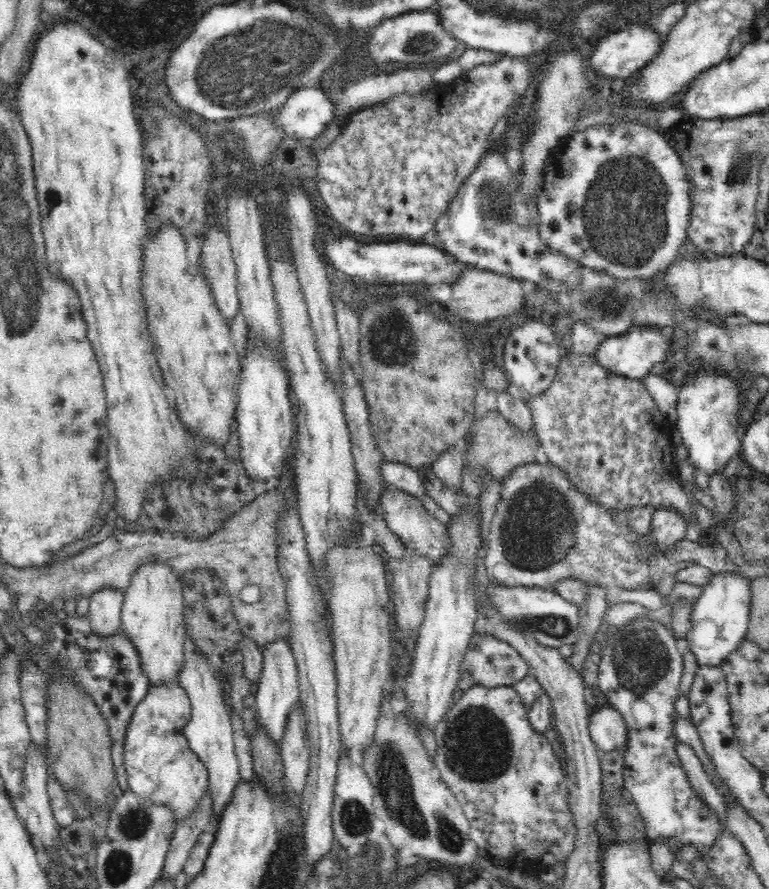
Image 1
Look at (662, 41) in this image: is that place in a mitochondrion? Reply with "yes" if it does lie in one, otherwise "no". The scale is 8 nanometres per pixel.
no

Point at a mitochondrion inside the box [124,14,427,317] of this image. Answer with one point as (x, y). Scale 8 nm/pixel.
(244, 69)

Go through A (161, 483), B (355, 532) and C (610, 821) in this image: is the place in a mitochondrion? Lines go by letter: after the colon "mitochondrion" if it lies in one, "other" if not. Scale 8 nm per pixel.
A: other
B: other
C: other

